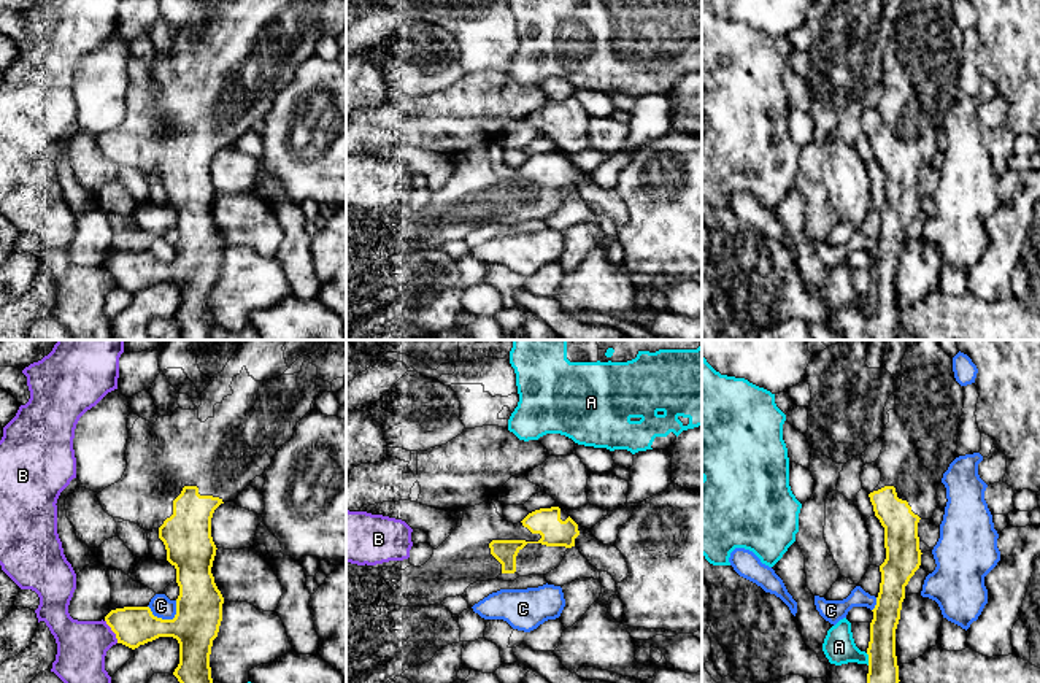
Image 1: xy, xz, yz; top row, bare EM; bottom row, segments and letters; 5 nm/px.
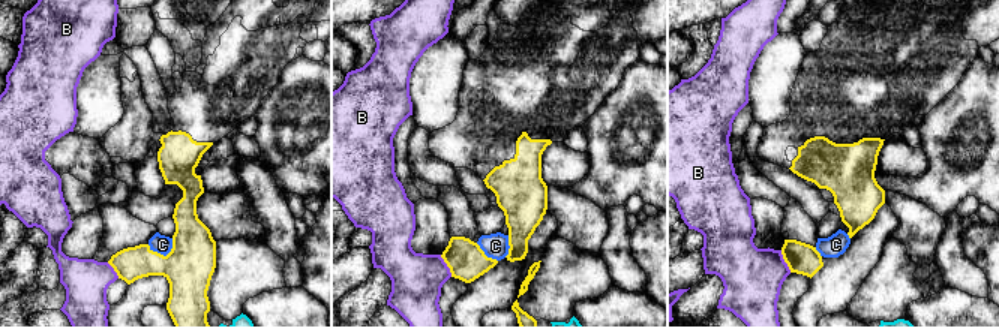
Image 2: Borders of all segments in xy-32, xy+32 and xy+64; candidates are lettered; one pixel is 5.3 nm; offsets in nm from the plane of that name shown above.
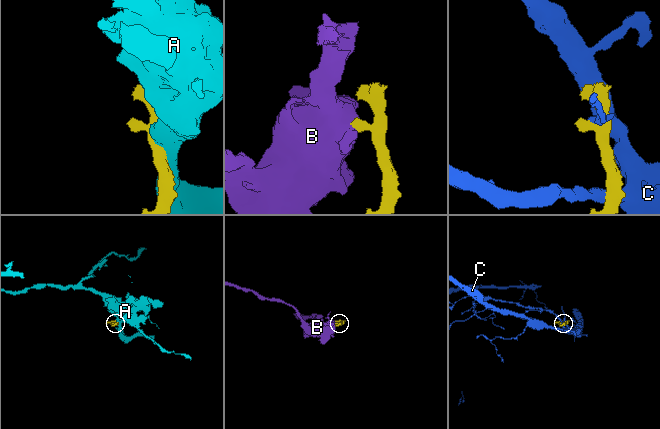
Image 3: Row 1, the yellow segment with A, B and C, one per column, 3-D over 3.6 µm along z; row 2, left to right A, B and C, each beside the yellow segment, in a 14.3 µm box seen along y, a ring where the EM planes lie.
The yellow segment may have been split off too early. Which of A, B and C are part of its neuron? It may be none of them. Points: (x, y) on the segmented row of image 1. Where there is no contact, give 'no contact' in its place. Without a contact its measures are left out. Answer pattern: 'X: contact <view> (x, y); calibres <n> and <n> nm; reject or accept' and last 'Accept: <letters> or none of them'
A: contact yz (869, 659); calibres 150 and 160 nm; reject
B: contact xy (111, 629); calibres 200 and 260 nm; reject
C: contact xy (161, 618); calibres 240 and 110 nm; reject
Accept: none of them

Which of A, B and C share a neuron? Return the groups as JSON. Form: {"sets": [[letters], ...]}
{"sets": [["A"], ["B"], ["C"]]}

